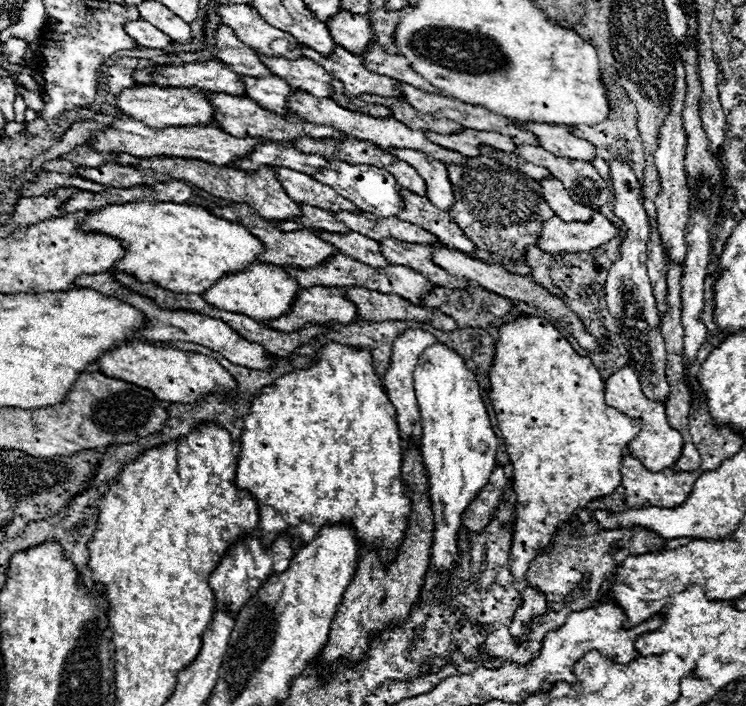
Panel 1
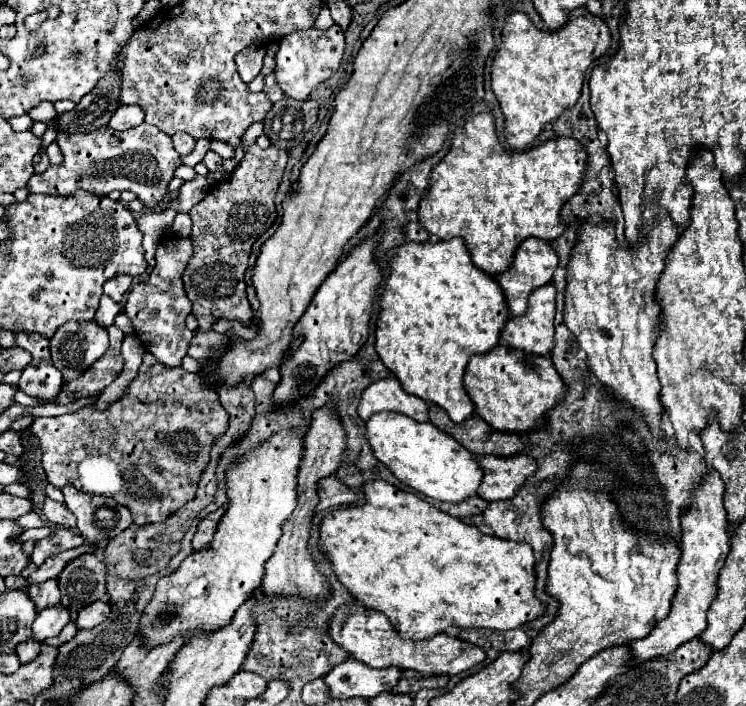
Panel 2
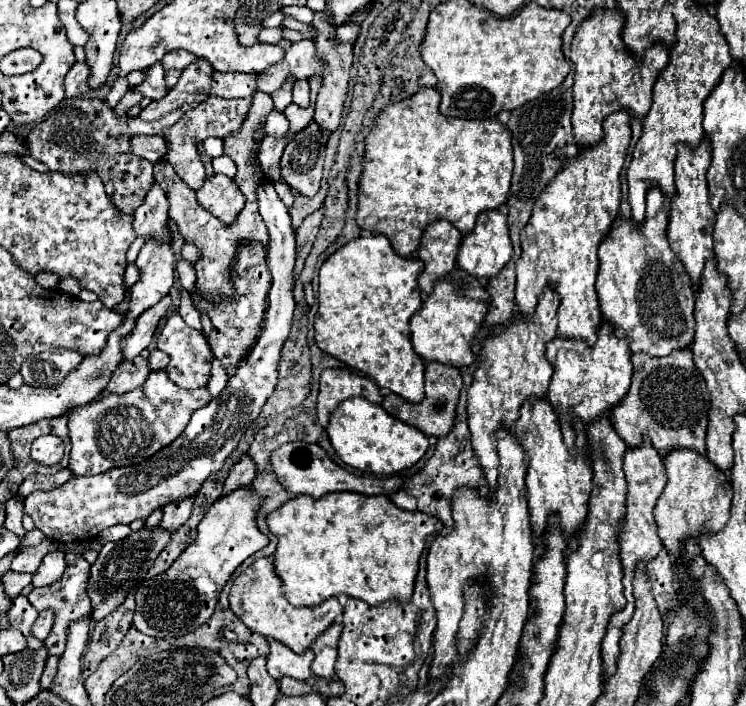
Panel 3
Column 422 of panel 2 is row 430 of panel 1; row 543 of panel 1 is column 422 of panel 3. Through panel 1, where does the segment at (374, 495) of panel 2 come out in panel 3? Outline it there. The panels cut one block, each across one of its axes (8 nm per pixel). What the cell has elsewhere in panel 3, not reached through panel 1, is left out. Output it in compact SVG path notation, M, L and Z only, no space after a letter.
M332 492L322 498L294 496L284 506L268 514L268 526L278 538L274 566L282 576L284 596L292 606L316 606L340 594L364 600L370 606L380 606L388 600L410 602L418 560L426 546L426 536L436 528L436 518L418 510L402 510L394 506L388 496Z

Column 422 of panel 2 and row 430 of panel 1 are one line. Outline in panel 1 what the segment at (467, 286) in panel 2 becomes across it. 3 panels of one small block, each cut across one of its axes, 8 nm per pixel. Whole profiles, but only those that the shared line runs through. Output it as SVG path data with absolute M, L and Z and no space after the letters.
M326 342L318 352L316 352L316 362L310 364L310 368L296 368L290 374L280 376L274 380L270 386L264 386L254 402L250 404L250 412L244 418L244 430L240 438L240 456L238 456L238 470L236 470L236 484L240 488L246 488L258 502L260 510L260 538L262 544L268 546L280 530L288 530L292 536L296 534L300 540L308 542L316 536L316 532L324 524L334 524L334 522L350 522L356 526L356 536L360 538L362 546L376 546L380 552L380 558L392 560L396 554L396 546L400 544L404 536L404 518L410 512L410 496L406 492L406 482L402 478L402 438L400 430L396 424L396 412L392 408L392 402L386 396L386 390L382 386L380 376L372 368L372 356L368 350L360 350L356 346L342 346L338 342Z

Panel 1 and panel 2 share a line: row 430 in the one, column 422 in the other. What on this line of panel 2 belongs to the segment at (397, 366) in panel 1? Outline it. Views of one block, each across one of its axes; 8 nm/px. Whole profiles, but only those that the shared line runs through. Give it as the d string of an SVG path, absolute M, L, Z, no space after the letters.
M396 378L376 380L372 382L372 386L368 386L362 392L362 400L358 404L358 416L362 420L368 420L372 414L378 414L384 410L406 414L418 422L428 420L426 402L422 398L406 394Z

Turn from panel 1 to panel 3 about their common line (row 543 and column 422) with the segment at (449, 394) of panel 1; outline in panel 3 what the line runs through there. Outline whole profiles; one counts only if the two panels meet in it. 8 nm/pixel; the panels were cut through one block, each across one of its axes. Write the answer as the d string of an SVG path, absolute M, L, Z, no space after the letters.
M348 398L346 402L342 402L332 414L326 432L334 450L348 466L376 476L388 476L410 468L428 450L426 434L404 424L402 420L396 420L382 406L376 406L364 398Z

